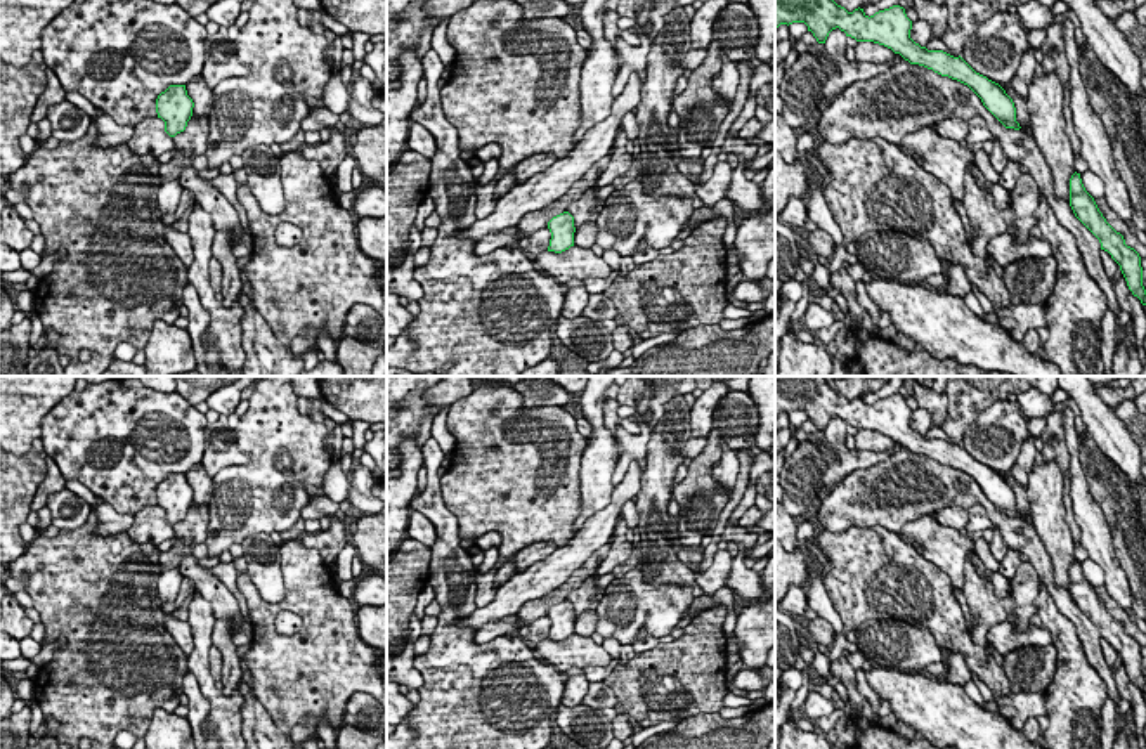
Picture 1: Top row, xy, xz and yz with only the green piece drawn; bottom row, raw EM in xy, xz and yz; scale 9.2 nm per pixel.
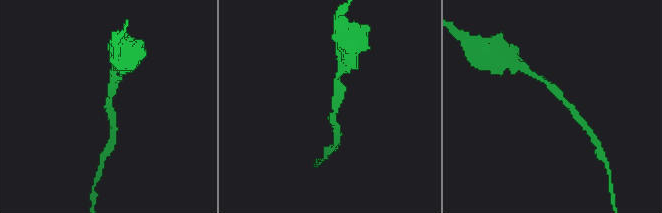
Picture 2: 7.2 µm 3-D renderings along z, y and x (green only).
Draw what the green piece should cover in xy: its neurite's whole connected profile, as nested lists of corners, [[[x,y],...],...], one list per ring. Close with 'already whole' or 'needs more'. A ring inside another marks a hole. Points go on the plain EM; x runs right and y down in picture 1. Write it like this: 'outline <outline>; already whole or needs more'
outline [[[170,473],[156,487],[158,506],[165,510],[165,520],[170,525],[184,520],[192,505],[194,491],[187,484],[186,473]]]; already whole

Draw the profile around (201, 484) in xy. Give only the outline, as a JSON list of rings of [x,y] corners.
[[[201,465],[194,466],[186,473],[187,484],[192,487],[194,505],[210,505],[212,498],[212,477],[206,475],[205,468]]]

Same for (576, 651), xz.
[[[570,635],[562,642],[543,640],[536,643],[534,654],[558,673],[570,668],[607,666],[612,655],[589,636]]]

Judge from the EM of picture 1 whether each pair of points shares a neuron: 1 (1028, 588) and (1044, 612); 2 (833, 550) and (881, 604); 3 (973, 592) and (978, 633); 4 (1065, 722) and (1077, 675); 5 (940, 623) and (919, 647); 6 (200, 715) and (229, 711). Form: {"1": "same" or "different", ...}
{"1": "different", "2": "same", "3": "same", "4": "same", "5": "different", "6": "different"}

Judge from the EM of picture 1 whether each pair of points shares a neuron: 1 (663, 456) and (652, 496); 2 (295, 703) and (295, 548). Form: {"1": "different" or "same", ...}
{"1": "same", "2": "same"}

